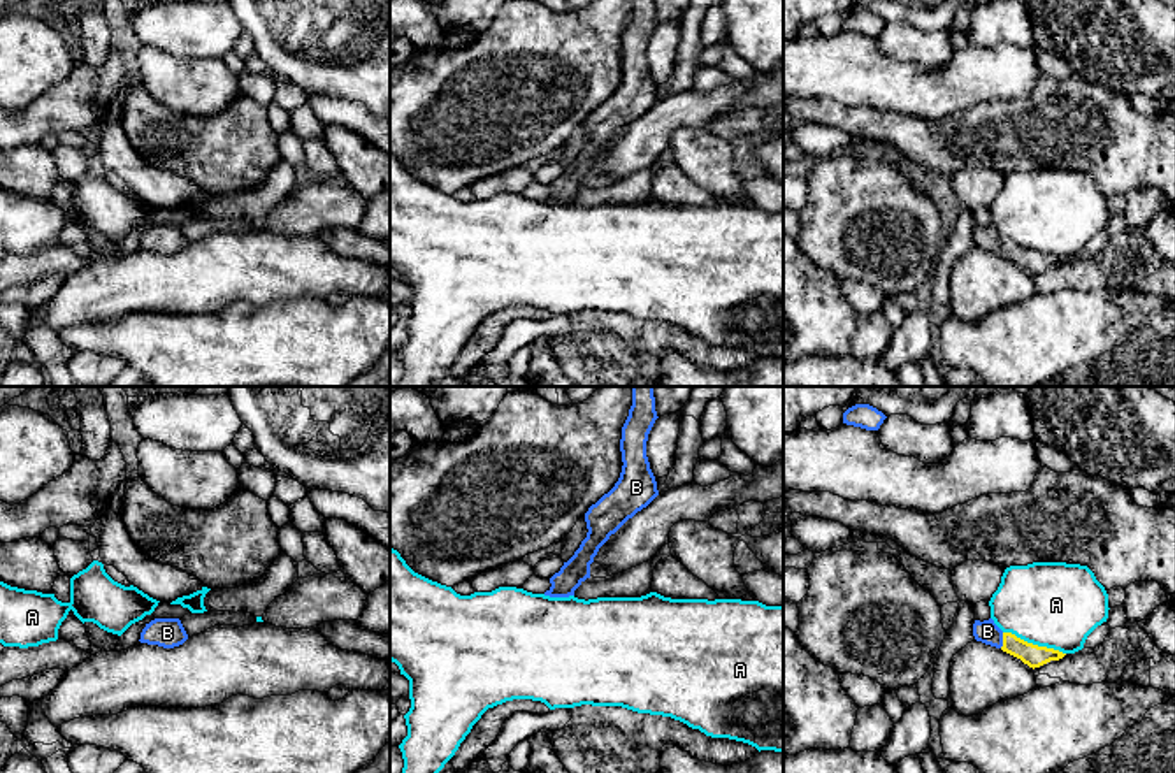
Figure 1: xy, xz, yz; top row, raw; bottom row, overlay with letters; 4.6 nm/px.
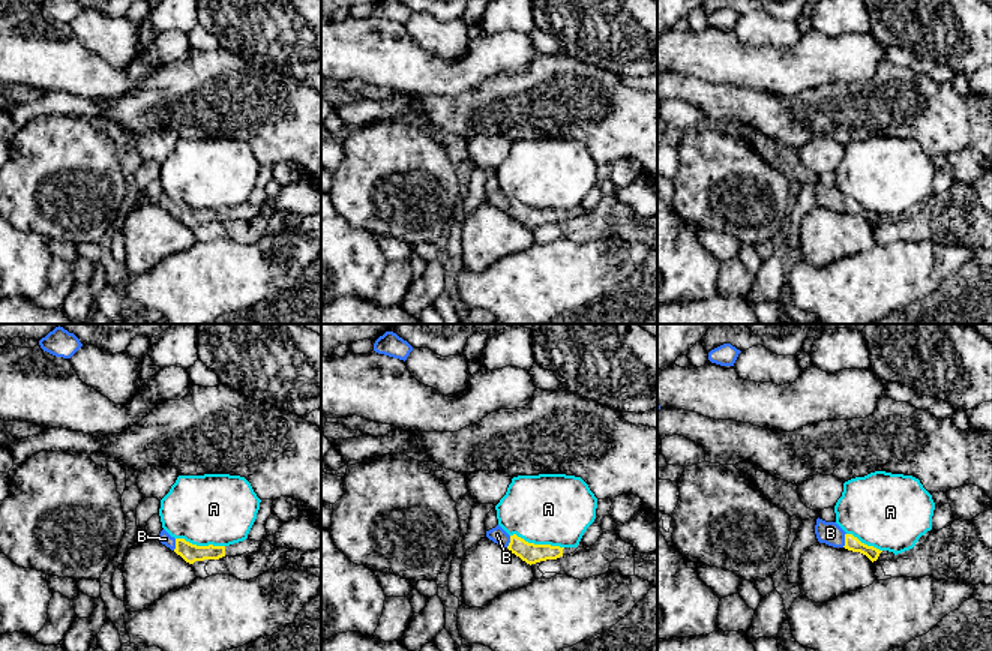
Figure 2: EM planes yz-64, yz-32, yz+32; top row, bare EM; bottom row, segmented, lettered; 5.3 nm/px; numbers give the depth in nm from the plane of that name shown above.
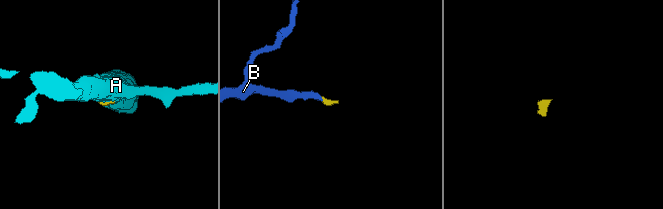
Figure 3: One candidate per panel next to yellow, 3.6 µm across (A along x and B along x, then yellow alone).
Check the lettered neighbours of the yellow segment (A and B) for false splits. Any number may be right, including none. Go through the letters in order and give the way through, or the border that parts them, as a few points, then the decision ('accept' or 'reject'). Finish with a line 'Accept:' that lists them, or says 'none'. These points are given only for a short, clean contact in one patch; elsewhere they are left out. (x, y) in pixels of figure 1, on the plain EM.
A: along yz (1003, 238), (1065, 260) | reject
B: across yz (1033, 262), (1003, 246), (987, 238) | accept
Accept: B

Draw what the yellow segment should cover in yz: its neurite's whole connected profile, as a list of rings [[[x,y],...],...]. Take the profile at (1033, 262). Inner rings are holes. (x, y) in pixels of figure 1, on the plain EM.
[[[992,225],[984,227],[984,228],[975,227],[973,242],[977,248],[1001,255],[1003,258],[1020,265],[1024,271],[1027,271],[1033,276],[1040,274],[1050,267],[1059,267],[1066,262],[1066,260],[1054,256],[1054,255],[1027,249],[1012,239],[1003,239],[994,230]]]

